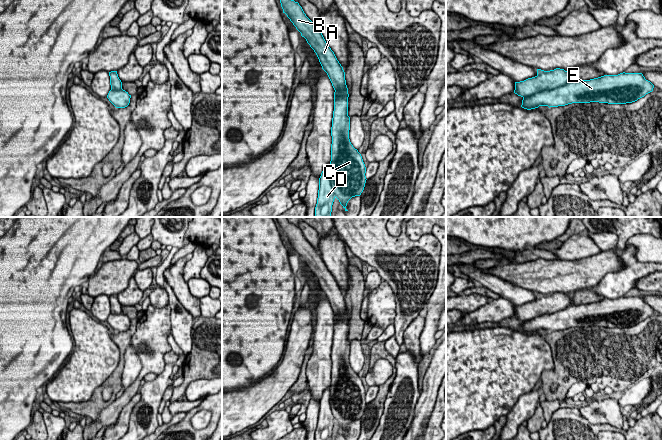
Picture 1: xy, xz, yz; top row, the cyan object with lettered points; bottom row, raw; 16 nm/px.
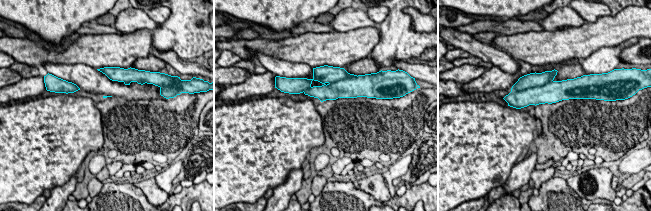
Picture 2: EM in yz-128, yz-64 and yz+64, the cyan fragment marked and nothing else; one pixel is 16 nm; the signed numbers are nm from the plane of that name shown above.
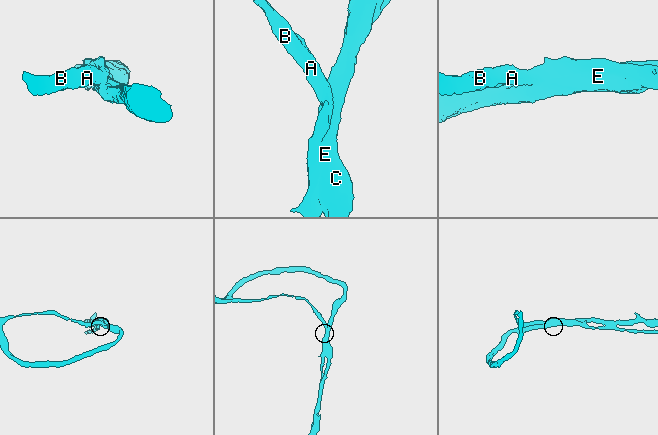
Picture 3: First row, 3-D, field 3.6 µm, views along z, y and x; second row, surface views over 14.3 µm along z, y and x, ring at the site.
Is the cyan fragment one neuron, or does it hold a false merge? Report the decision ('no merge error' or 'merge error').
no merge error

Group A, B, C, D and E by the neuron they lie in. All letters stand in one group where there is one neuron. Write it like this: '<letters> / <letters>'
A B C D E

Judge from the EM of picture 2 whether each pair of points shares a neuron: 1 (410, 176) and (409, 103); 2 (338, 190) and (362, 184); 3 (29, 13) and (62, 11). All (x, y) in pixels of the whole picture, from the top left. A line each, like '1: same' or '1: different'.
1: different
2: different
3: same

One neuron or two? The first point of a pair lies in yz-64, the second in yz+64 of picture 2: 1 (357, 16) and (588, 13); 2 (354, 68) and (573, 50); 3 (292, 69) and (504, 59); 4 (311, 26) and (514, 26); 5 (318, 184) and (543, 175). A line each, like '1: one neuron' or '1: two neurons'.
1: two neurons
2: two neurons
3: one neuron
4: one neuron
5: one neuron

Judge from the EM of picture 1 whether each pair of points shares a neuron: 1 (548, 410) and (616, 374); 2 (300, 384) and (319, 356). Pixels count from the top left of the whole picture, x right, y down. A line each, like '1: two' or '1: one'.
1: two
2: two

